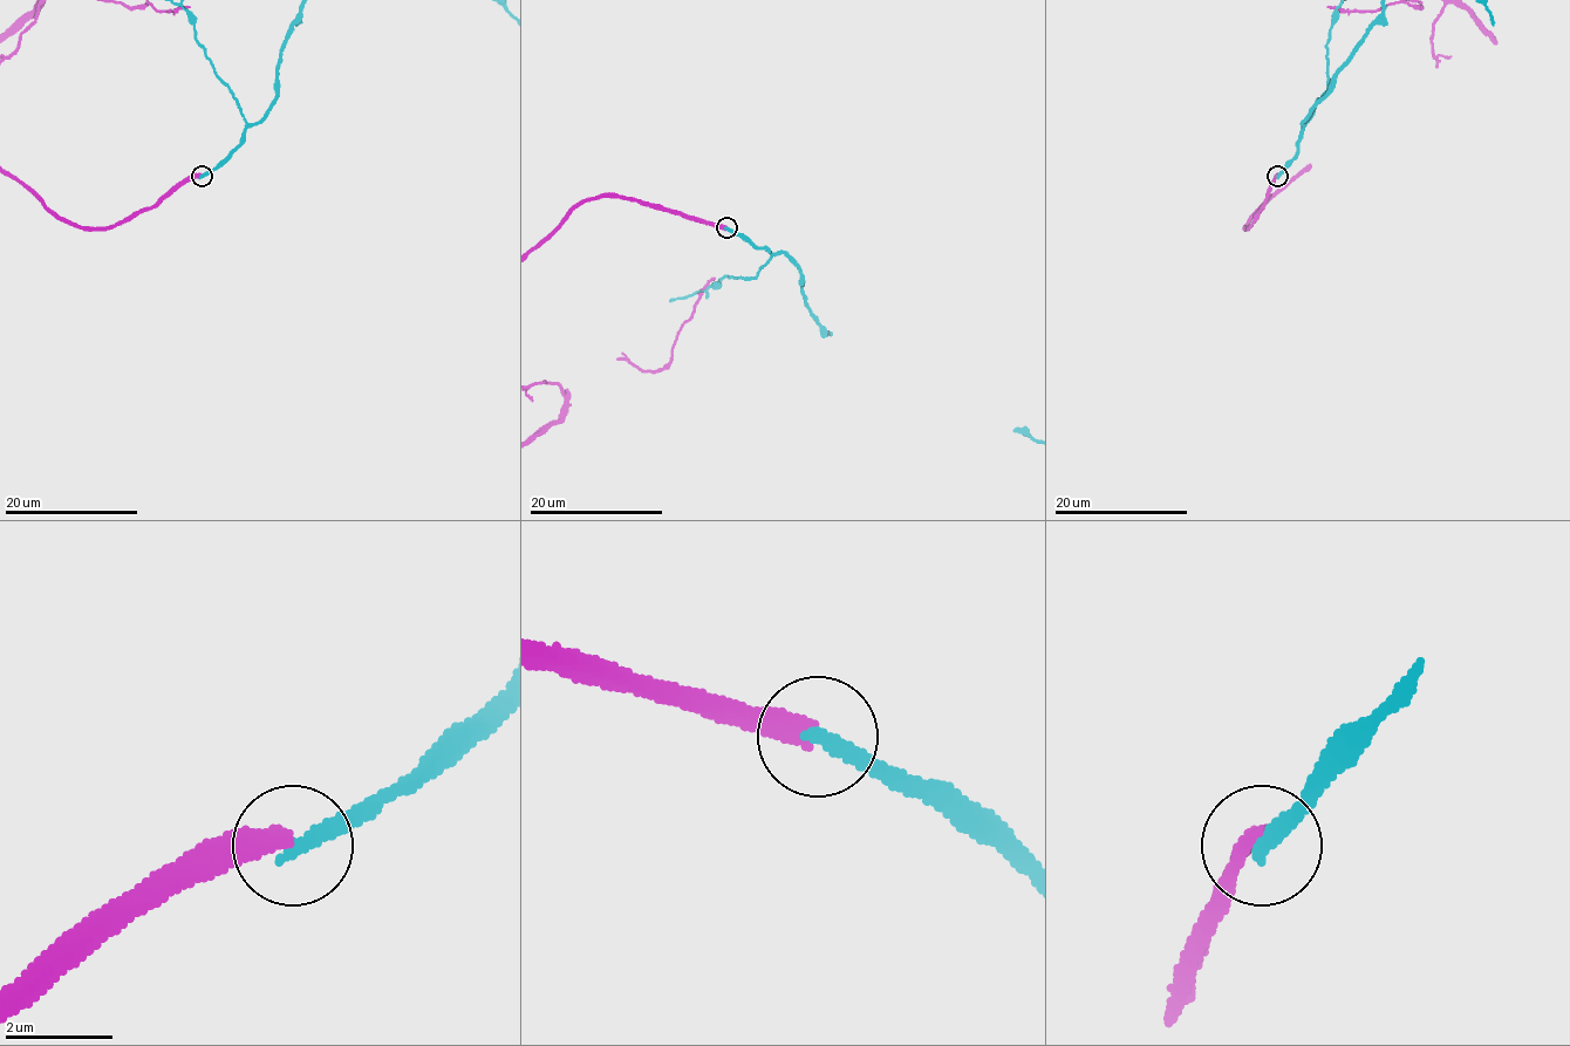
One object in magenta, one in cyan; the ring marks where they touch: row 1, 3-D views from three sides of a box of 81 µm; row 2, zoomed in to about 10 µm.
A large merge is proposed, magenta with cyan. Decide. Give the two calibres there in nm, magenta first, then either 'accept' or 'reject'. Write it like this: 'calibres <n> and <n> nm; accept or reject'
calibres 360 and 300 nm; reject

